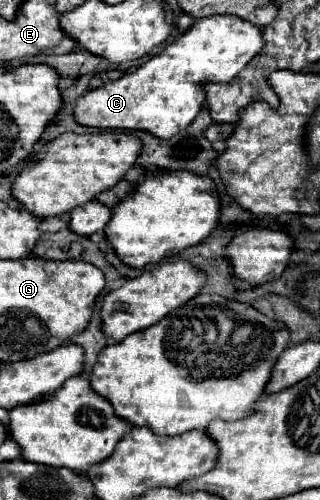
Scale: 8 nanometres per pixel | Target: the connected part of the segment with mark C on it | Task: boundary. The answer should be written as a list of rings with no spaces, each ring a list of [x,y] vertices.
[[[205,17],[137,71],[81,95],[73,107],[75,121],[97,129],[139,129],[159,139],[173,137],[203,109],[203,85],[235,79],[261,47],[263,29],[243,23],[239,17]]]

